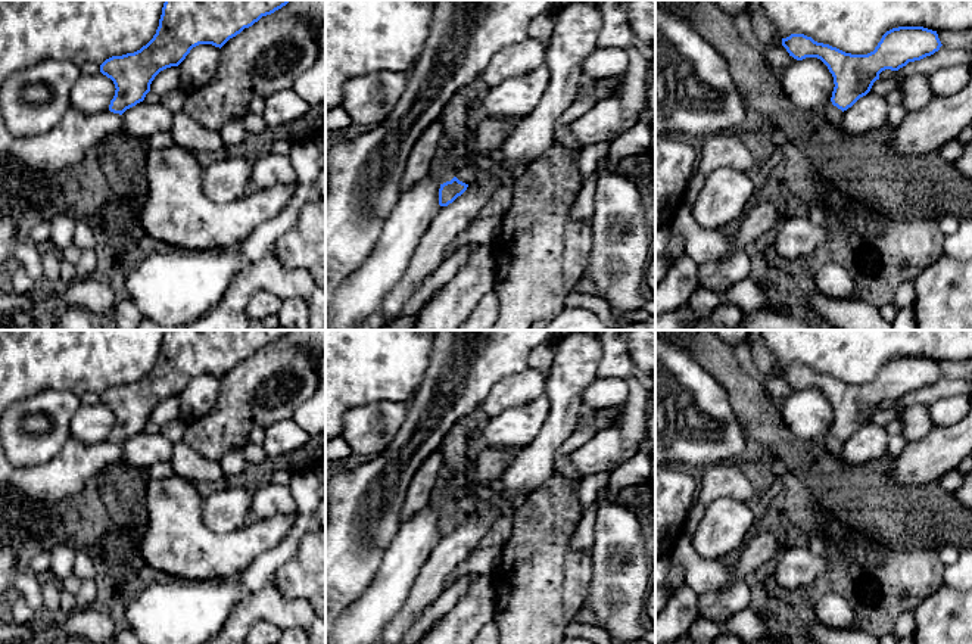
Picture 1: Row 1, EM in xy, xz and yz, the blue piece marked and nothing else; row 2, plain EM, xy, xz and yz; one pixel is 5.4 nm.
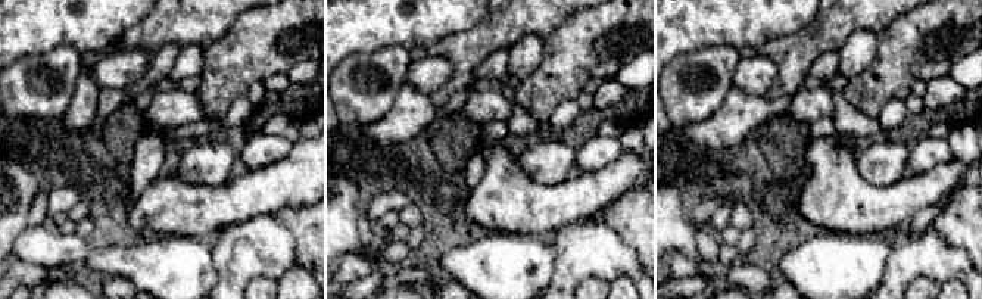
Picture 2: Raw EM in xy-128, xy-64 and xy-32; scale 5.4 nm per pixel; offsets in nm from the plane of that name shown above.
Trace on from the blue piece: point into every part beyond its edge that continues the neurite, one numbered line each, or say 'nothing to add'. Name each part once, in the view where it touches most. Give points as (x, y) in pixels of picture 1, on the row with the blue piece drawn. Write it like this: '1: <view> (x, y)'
1: xz (439, 170)

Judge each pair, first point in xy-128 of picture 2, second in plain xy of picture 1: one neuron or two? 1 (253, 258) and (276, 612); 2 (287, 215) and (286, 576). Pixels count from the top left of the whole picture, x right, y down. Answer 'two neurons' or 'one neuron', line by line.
1: one neuron
2: one neuron

